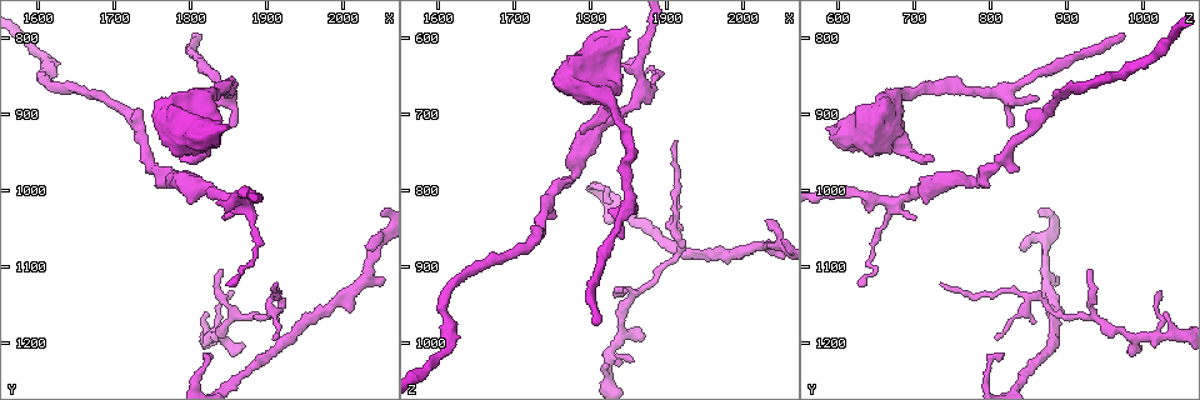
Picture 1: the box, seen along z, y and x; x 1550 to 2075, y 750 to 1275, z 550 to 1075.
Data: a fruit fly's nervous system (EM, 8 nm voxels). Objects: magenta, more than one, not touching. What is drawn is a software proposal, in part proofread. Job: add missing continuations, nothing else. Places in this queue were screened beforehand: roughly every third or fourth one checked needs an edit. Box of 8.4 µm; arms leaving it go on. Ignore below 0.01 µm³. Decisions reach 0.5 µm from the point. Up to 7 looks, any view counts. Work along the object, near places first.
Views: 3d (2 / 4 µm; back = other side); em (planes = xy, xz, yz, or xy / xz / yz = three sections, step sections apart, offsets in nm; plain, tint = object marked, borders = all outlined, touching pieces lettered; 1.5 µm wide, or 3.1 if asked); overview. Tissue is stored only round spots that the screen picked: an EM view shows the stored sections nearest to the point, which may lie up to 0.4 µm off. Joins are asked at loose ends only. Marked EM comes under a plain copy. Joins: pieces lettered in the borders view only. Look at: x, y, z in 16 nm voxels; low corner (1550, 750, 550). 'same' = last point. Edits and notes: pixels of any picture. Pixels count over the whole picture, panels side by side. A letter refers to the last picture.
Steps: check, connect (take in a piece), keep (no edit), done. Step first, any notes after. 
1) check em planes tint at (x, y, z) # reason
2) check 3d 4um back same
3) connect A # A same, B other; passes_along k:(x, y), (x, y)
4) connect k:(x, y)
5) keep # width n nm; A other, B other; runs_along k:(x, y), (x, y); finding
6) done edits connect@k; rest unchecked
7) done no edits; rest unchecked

check 3d 4um back at (1855, 915, 830) # free end

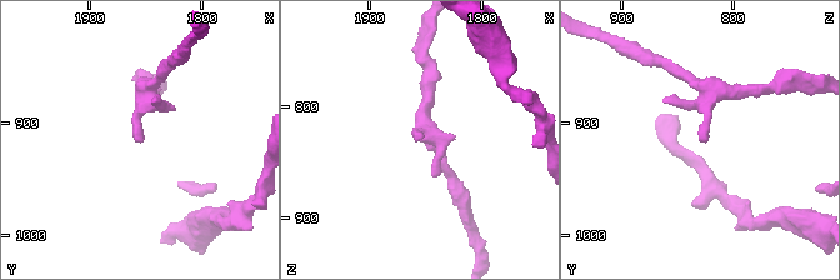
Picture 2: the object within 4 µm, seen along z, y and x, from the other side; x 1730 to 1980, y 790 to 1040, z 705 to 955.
check em planes borders at (1856, 914, 826) # shape alone is not enough

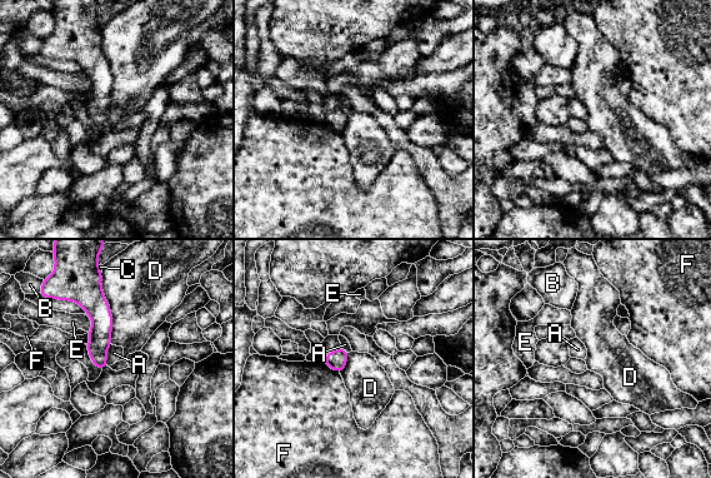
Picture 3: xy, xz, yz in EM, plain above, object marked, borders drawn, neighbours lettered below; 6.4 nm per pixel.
keep # width 120 nm; A other, B other, C other, D other, E other, F other; runs_along 3:(94, 289), (103, 364); no lettered piece goes on from it

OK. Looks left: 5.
check 3d 4um at (1835, 1105, 930) # tapers out

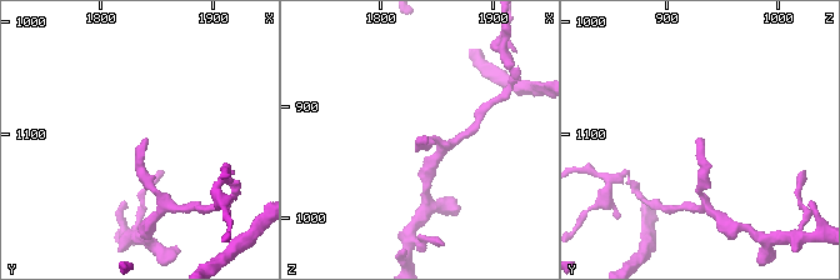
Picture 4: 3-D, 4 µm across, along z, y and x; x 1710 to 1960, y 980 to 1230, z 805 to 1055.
check em planes borders at (1840, 1100, 930) # need the tissue

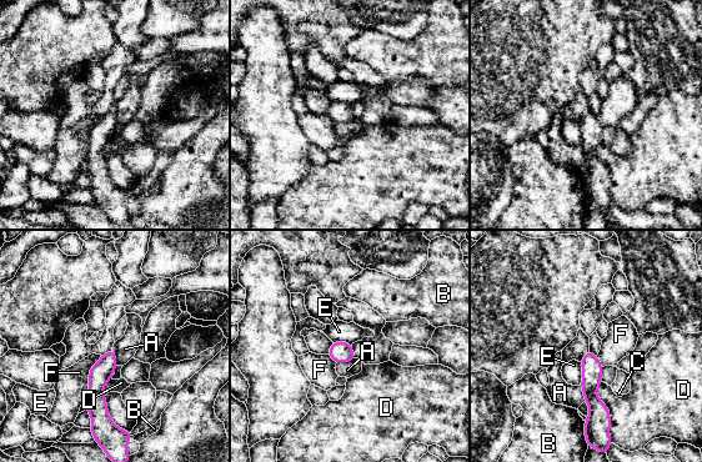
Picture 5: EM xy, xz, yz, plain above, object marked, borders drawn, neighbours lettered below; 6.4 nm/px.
keep # longest_contact F 300 nm; A other, B other, C other, D other, E other, F other; runs_along 5:(111, 353), (96, 381), (98, 413); none of them fits

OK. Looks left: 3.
check 3d 4um at (1810, 795, 975) # an open end

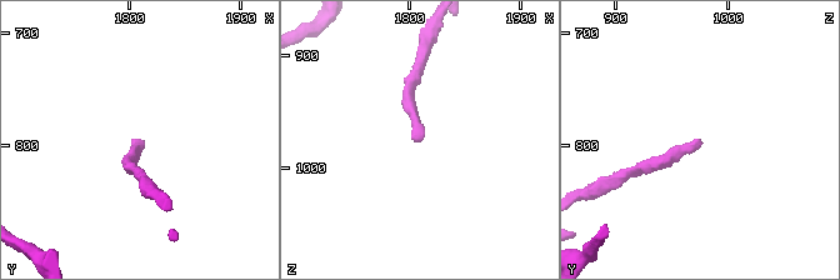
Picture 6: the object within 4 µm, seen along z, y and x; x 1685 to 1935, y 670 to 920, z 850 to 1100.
check em xz step 4 borders at (1812, 798, 974)

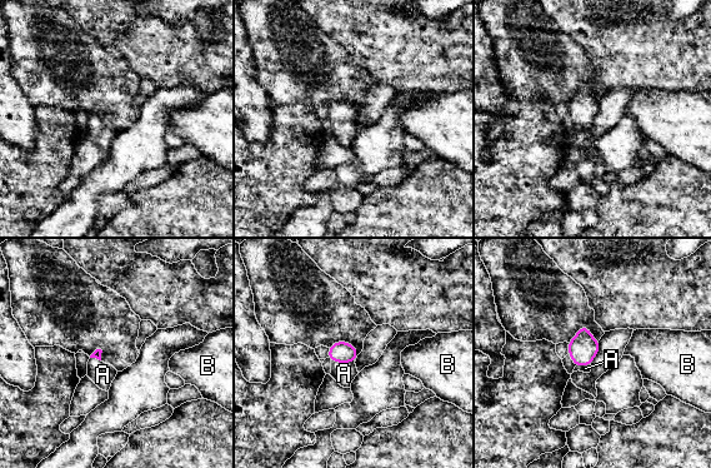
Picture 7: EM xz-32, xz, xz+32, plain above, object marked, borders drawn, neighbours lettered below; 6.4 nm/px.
connect A # A same, B other; passes_along 7:(341, 352), (343, 362), (344, 373); it goes on there

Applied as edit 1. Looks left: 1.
done edits connect@7; rest unchecked

